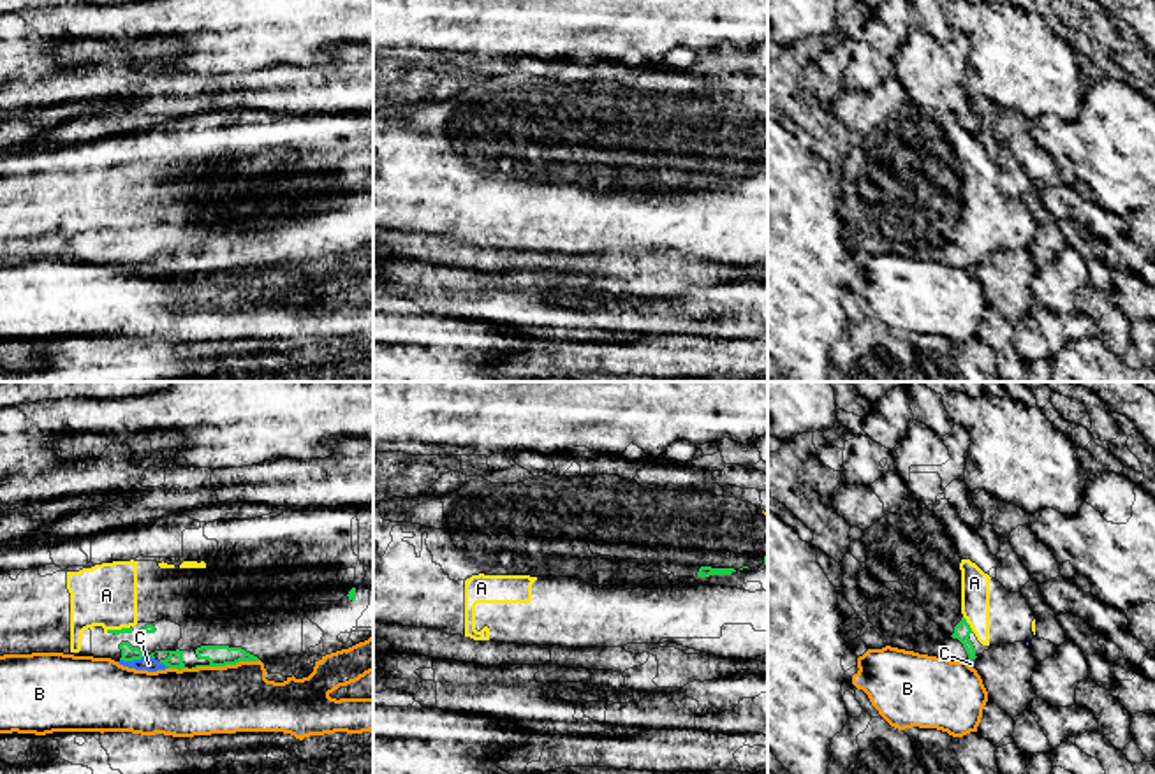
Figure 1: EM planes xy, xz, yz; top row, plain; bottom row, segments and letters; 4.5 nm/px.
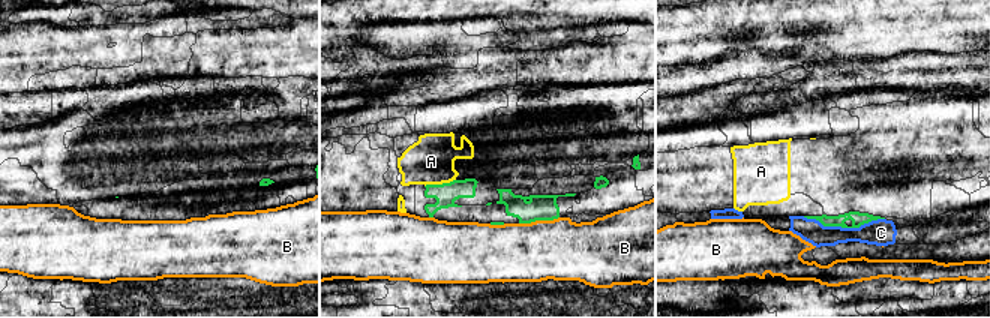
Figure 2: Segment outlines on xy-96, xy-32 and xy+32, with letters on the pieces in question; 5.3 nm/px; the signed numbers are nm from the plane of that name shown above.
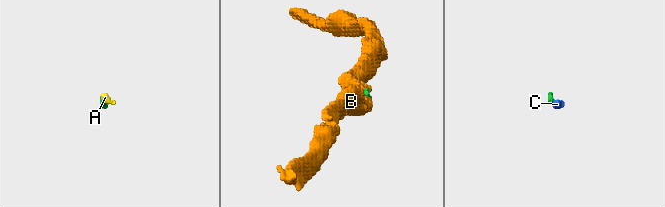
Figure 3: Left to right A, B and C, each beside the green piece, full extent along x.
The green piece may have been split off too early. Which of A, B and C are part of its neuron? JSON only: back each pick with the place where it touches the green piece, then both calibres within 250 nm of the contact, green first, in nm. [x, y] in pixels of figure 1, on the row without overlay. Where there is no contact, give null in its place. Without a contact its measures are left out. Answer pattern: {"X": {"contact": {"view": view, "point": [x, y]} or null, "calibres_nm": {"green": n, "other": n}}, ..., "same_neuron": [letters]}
{"A": {"contact": {"view": "yz", "point": [967, 229]}, "calibres_nm": {"green": 80, "other": 130}}, "same_neuron": ["A"]}

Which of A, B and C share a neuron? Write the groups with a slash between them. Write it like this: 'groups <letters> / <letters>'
groups A / B / C

